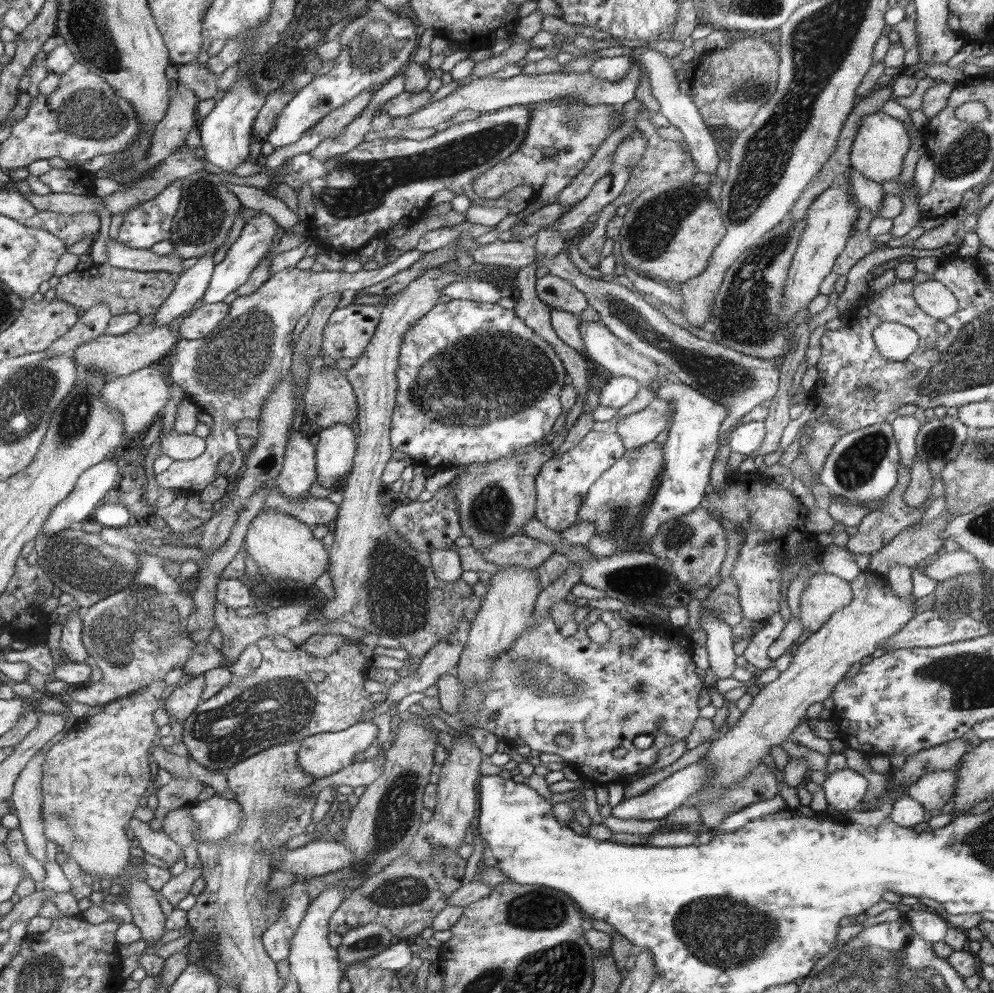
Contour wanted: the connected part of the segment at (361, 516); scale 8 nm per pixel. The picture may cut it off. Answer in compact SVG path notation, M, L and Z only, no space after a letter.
M436 267L428 269L398 294L390 295L388 304L382 307L383 321L375 337L363 357L356 359L355 365L344 372L358 396L359 449L340 490L343 500L334 522L335 539L329 549L332 560L327 568L335 592L322 609L324 619L348 622L370 634L395 636L401 648L421 658L432 645L455 630L463 616L474 620L483 602L464 580L442 582L436 578L430 553L412 548L391 527L390 514L385 513L386 504L380 502L387 488L382 476L395 452L391 446L391 416L398 394L396 372L400 368L404 334L435 307L446 286L460 280L457 270L438 271Z

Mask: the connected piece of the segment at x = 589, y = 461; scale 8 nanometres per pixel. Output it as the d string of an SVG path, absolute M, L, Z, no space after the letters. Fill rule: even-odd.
M613 430L607 432L590 432L574 448L547 460L542 464L535 478L536 514L535 518L548 528L558 531L566 530L579 518L579 508L583 504L591 486L616 461L627 453L622 438Z

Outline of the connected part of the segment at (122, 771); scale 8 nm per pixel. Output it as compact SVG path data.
M157 680L147 687L115 700L104 706L104 710L93 716L88 716L72 727L69 732L57 742L46 754L42 763L42 807L40 816L44 822L44 836L47 841L62 847L62 852L68 854L71 860L82 869L82 873L110 878L114 881L114 897L122 899L130 908L133 922L142 931L142 940L148 947L156 946L156 942L164 935L164 920L158 906L156 892L143 879L130 876L124 870L128 866L130 848L128 848L128 834L126 826L132 820L134 810L138 808L140 798L146 792L146 786L152 780L150 772L150 754L148 748L158 734L158 726L154 724L152 712L162 706L162 692L166 688L166 681Z

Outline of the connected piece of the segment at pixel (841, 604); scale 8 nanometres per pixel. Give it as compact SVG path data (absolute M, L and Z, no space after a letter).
M816 573L806 583L800 595L800 621L803 628L811 633L822 628L823 624L837 610L842 610L852 602L850 583L835 574Z

